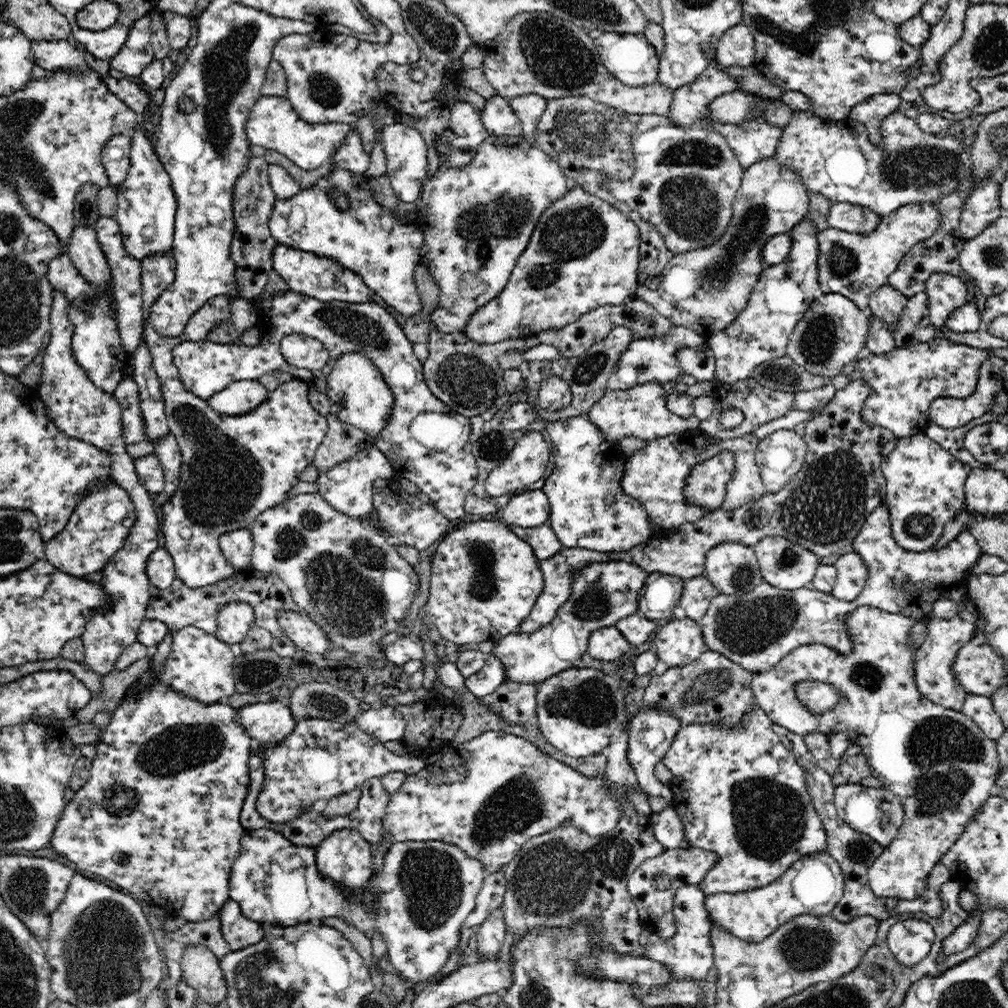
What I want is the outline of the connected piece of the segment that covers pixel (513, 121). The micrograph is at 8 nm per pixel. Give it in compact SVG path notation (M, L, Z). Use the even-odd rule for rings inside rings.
M495 94L487 99L481 111L481 123L494 136L518 136L522 134L521 120L515 115L509 99Z

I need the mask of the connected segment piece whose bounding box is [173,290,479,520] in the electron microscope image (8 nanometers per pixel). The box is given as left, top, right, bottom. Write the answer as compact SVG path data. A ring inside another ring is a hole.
M286 291L260 302L257 311L256 326L260 332L260 343L255 346L243 344L227 345L213 343L212 341L181 342L173 348L174 364L179 370L182 384L198 398L207 399L213 394L224 390L230 383L238 380L256 380L264 374L272 374L276 370L288 372L293 378L313 382L322 374L329 374L334 363L346 353L362 353L379 368L386 381L394 402L391 404L390 414L382 430L374 437L374 445L381 450L386 458L393 463L393 470L400 472L402 478L411 480L419 490L422 490L432 504L449 520L462 518L465 513L466 496L473 489L479 477L479 468L475 456L472 454L470 438L468 438L468 422L466 418L460 420L460 430L464 432L440 432L440 436L412 436L410 426L414 418L424 412L440 412L446 414L448 405L442 402L433 391L429 389L425 375L422 374L422 363L414 355L412 346L404 330L394 316L390 316L382 306L368 303L350 303L338 300L322 301L311 298L297 291ZM286 334L309 335L317 338L329 352L329 361L320 370L306 370L288 366L281 352L281 340ZM464 434L464 444L458 446L458 464L450 466L446 462L452 460L452 454L446 452L446 446L454 444L454 436ZM422 442L440 442L440 450L426 448Z

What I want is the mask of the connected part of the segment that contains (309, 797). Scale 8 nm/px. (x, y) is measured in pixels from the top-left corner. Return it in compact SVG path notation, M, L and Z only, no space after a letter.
M310 718L308 720L298 720L296 728L290 736L286 737L276 748L263 748L261 744L253 744L251 754L260 751L264 754L266 761L267 781L265 790L258 796L258 811L270 822L292 822L296 820L304 808L310 808L312 804L321 805L332 798L332 796L342 795L356 788L361 787L369 780L380 778L388 772L403 772L408 775L416 774L424 768L426 762L424 758L412 757L410 754L396 755L386 749L384 743L378 741L376 737L362 732L355 722L348 722L343 726L336 721Z

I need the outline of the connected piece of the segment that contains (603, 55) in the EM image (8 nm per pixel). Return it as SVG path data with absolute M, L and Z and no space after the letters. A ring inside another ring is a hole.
M586 30L595 42L600 60L603 65L622 84L638 88L657 81L659 71L659 57L656 49L648 42L645 35L620 34L604 32L603 30Z

